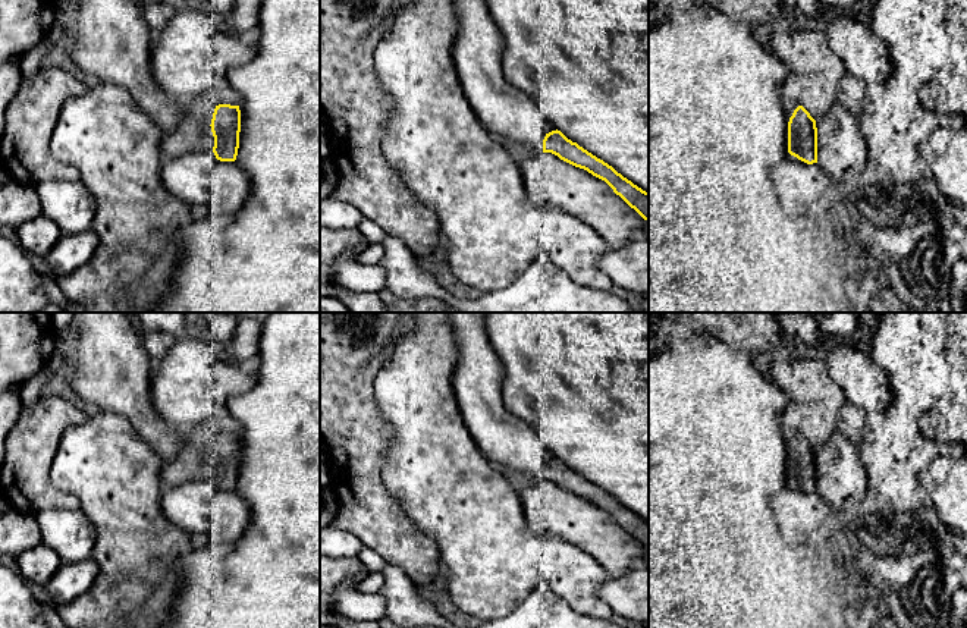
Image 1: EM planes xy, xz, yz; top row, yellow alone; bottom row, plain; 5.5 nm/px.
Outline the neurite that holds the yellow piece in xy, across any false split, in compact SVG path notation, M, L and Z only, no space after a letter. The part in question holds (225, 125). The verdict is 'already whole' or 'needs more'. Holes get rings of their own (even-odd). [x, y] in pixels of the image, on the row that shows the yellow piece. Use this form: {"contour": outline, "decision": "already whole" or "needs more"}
{"contour": "M205 95L183 103L182 120L161 138L163 158L213 151L220 161L235 161L239 148L239 106L216 106Z", "decision": "needs more"}

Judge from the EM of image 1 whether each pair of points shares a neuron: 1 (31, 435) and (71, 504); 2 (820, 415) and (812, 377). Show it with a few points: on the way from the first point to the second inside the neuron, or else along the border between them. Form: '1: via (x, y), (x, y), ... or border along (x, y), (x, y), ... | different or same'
1: via (31, 454), (31, 474), (52, 495) | same
2: via (819, 407), (819, 399), (813, 393), (812, 386) | same

